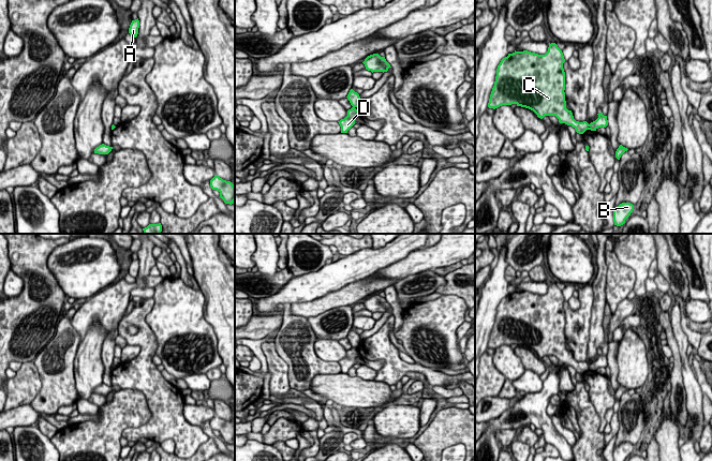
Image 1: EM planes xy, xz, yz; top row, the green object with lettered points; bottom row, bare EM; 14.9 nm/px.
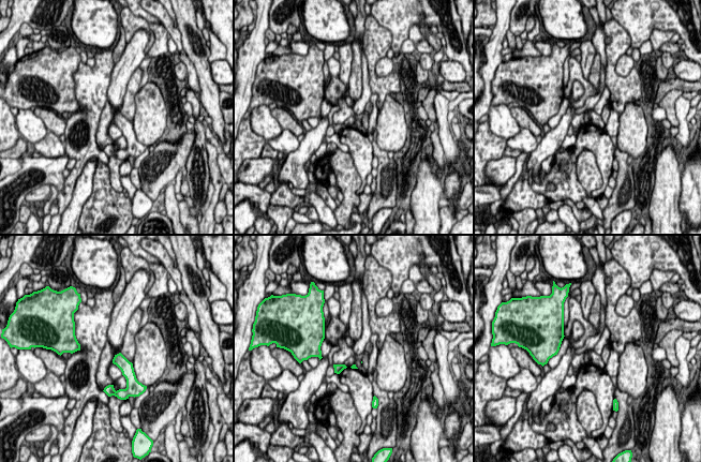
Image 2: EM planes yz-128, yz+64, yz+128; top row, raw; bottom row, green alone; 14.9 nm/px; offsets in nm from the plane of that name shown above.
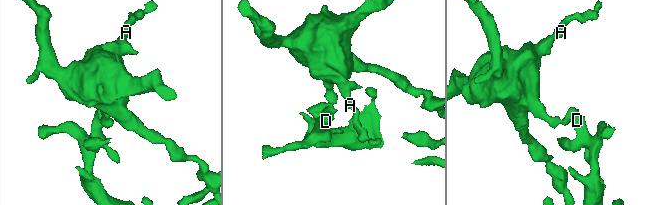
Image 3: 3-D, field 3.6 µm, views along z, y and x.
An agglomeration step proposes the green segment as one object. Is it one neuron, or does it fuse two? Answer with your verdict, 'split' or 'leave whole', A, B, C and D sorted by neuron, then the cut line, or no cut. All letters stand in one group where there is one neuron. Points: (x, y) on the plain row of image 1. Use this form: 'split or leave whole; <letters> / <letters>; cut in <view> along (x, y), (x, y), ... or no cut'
split; A C / B D; cut in yz along (588, 365), (589, 369)

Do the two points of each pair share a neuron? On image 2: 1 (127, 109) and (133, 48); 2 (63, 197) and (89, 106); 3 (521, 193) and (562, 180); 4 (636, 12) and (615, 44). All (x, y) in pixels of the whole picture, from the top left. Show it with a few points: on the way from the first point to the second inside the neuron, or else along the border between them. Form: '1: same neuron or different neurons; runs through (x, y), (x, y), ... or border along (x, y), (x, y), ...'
1: different neurons; border along (138, 66), (129, 80), (122, 103)
2: same neuron; runs through (74, 175), (81, 149), (89, 140), (89, 129)
3: different neurons; border along (542, 194), (548, 200)
4: different neurons; border along (613, 17), (629, 35), (631, 45)

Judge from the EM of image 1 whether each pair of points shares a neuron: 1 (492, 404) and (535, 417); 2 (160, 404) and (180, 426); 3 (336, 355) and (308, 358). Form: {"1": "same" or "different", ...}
{"1": "different", "2": "same", "3": "different"}

